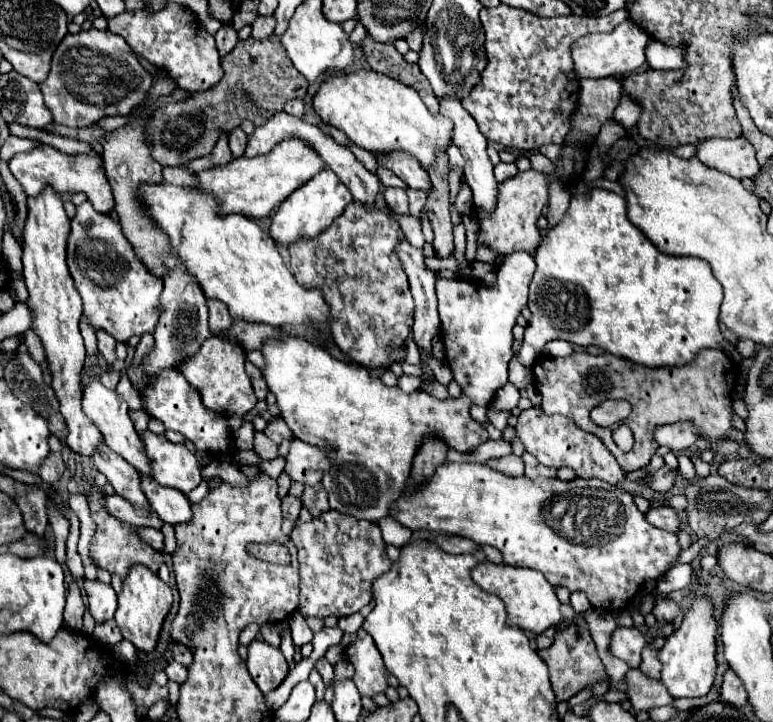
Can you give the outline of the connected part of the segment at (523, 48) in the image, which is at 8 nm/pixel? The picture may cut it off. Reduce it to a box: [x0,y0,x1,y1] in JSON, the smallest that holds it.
[462,4,628,150]

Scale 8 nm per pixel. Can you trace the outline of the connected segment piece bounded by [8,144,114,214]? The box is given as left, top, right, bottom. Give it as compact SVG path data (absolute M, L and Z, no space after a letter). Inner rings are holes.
M40 144L34 148L34 152L16 154L8 162L8 168L14 174L14 178L22 184L22 188L28 196L38 196L46 184L52 184L54 190L60 190L60 194L62 192L86 192L88 200L94 204L94 208L98 208L104 214L108 214L114 208L112 190L110 190L108 180L104 176L104 168L102 168L100 158L94 158L88 154L68 156L48 144ZM72 168L74 168L74 172L72 172Z

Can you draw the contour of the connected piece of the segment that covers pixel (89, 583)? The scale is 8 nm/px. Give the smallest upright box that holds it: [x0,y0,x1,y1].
[84,580,116,622]

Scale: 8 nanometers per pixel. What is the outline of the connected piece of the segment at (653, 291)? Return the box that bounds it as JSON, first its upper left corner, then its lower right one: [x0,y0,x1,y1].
[516,188,743,368]

